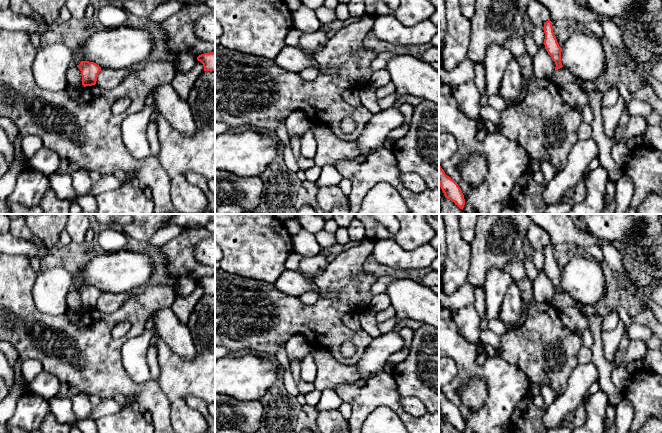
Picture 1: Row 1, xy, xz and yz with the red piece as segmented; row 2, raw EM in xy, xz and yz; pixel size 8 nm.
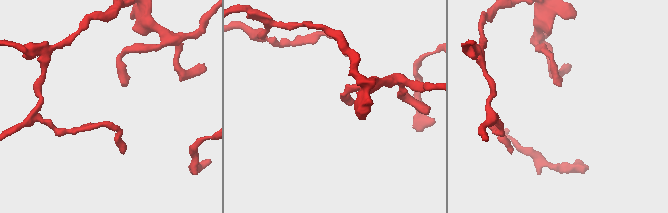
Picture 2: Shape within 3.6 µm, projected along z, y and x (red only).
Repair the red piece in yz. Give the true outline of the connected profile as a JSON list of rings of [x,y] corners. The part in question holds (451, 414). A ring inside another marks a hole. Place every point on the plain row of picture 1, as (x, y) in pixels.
[[[439,389],[439,408],[447,423],[450,423],[460,433],[463,433],[465,429],[464,419],[458,410],[458,408],[447,400],[444,394]]]

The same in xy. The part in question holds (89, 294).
[[[81,285],[77,291],[81,295],[82,309],[84,311],[96,308],[98,298],[101,295],[101,291],[99,289],[94,286]]]

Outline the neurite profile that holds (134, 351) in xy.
[[[153,326],[129,340],[121,348],[121,360],[128,376],[136,383],[144,383],[151,379],[147,363],[147,352],[151,345],[151,338],[156,333]]]

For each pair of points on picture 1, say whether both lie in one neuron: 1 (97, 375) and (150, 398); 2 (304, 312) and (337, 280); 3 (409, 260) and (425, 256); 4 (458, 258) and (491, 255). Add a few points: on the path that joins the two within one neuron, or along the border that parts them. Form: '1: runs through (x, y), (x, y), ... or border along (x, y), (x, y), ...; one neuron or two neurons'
1: runs through (110, 378), (137, 391); one neuron
2: runs through (318, 312), (327, 312), (340, 299), (340, 294); one neuron
3: runs through (413, 259), (421, 257); one neuron
4: border along (471, 244), (471, 263), (466, 280); two neurons

